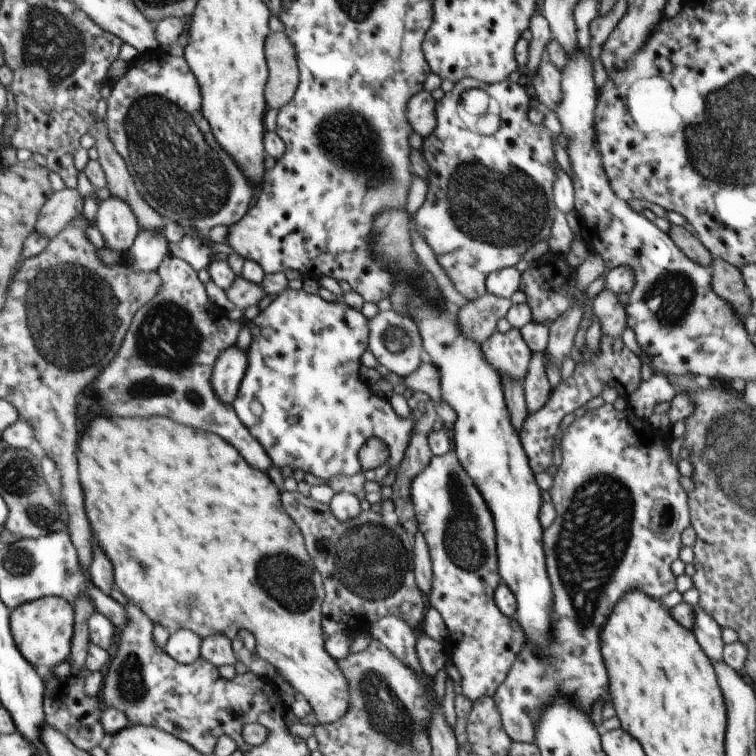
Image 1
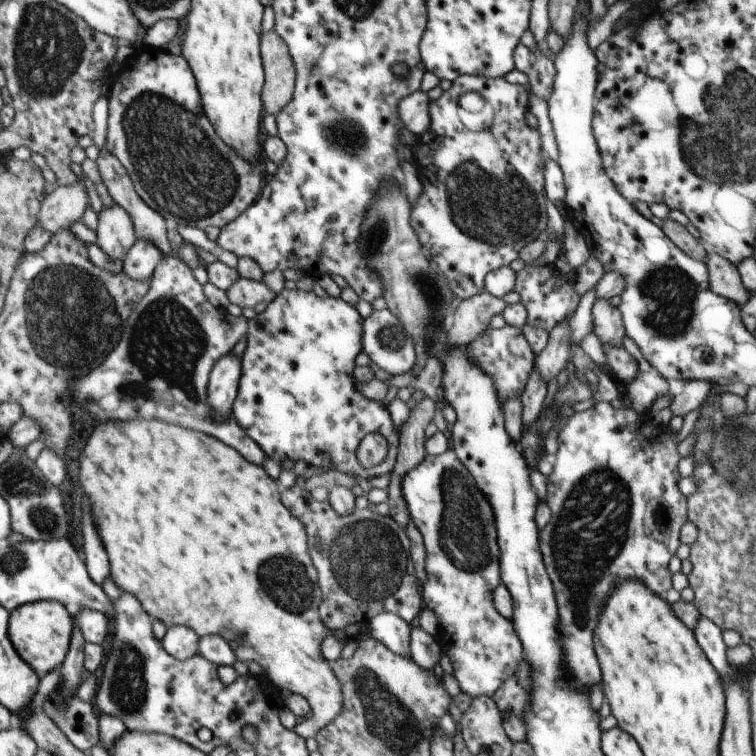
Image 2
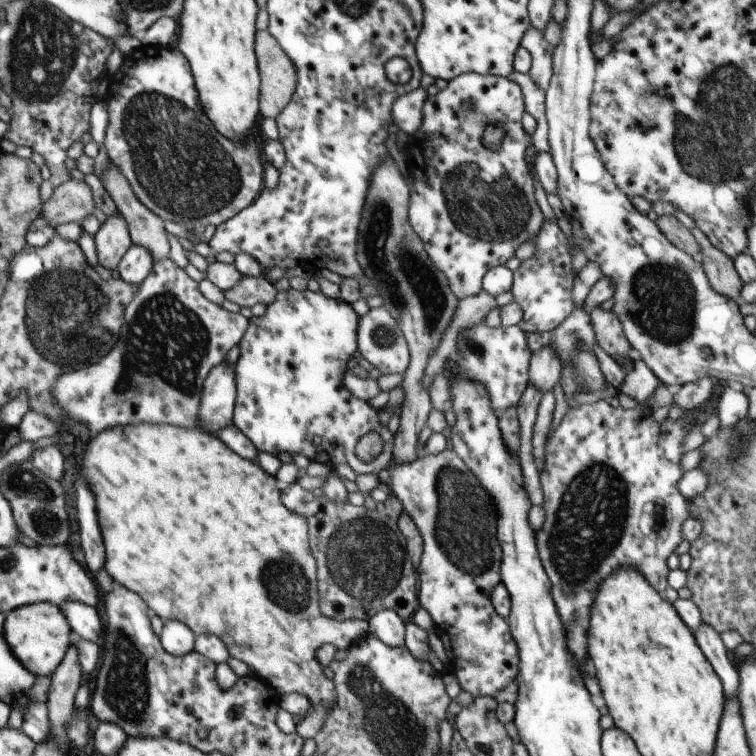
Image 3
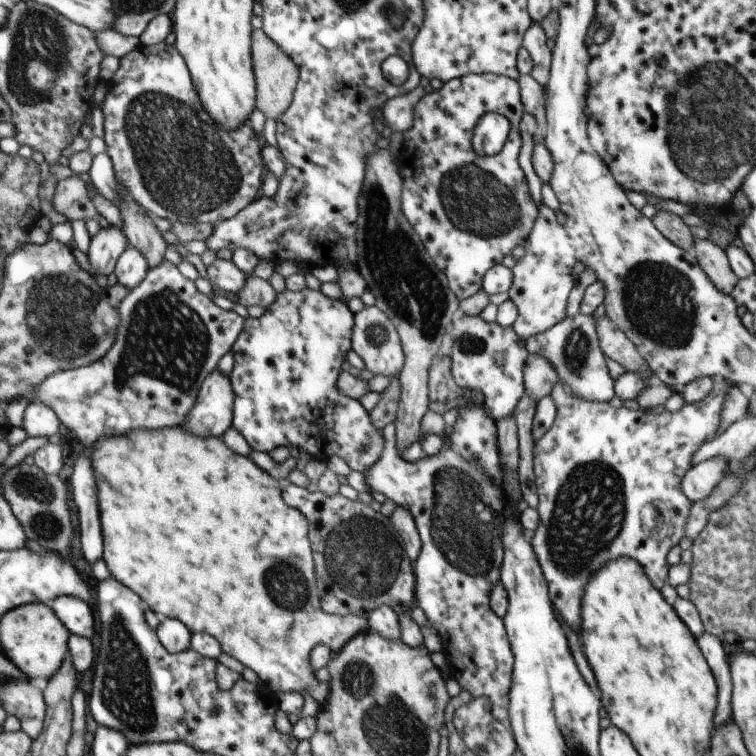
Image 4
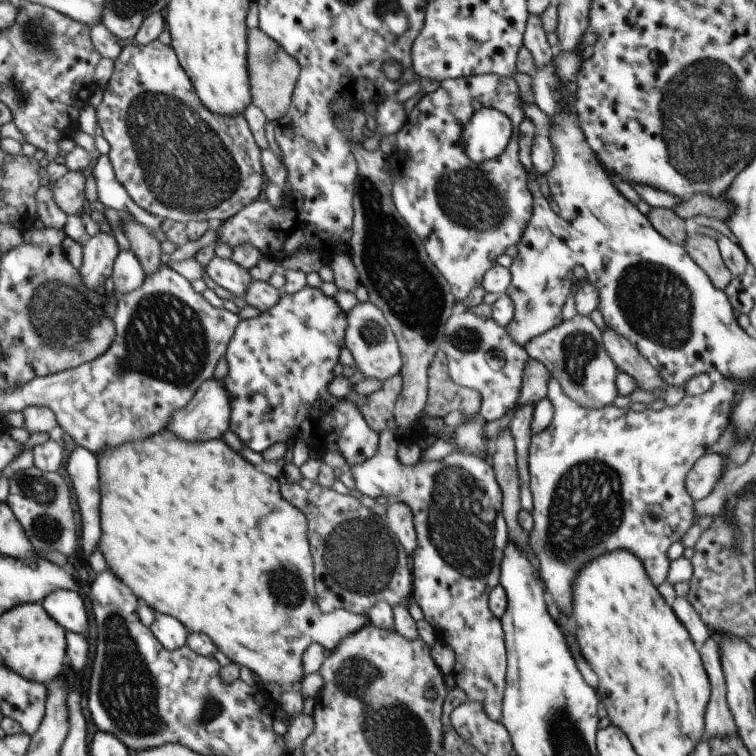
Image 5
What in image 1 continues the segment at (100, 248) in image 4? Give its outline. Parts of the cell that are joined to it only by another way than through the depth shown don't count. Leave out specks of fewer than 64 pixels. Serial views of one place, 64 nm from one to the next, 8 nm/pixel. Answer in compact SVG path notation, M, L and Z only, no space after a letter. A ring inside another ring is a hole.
M111 195L99 204L94 226L104 237L106 248L123 254L139 233L139 222L124 199Z

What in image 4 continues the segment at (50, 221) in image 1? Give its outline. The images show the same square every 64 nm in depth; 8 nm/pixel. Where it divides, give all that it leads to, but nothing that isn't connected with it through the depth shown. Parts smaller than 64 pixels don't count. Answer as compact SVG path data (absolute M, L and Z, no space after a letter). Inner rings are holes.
M77 175L61 180L55 187L52 206L66 221L101 217L93 200L88 196L87 184Z

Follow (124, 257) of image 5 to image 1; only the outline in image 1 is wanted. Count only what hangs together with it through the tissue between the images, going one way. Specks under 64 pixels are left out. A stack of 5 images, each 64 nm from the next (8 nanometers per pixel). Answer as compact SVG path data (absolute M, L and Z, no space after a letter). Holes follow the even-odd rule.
M139 229L132 246L126 252L132 269L137 271L157 270L169 254L169 243L163 232L154 229Z

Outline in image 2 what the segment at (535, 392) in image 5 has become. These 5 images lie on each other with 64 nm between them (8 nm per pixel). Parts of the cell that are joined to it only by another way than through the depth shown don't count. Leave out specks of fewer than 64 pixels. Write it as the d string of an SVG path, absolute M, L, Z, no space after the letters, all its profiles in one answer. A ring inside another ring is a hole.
M570 317L556 323L556 326L549 330L547 345L535 357L534 369L542 375L547 384L556 380L556 376L562 372L572 357L570 354L572 331L569 320Z

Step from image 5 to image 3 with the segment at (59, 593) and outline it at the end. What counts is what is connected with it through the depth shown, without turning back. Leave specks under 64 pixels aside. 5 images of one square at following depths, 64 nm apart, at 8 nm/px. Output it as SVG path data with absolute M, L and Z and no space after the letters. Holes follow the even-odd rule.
M67 602L60 608L67 616L69 625L73 626L78 638L93 643L98 642L100 634L104 631L104 620L100 619L96 607L81 602Z

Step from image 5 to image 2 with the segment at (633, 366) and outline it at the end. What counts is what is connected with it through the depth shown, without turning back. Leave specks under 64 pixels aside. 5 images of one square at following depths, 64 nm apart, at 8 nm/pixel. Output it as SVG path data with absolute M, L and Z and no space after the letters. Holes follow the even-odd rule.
M597 298L593 304L593 330L602 344L622 345L625 334L622 313L609 299Z

